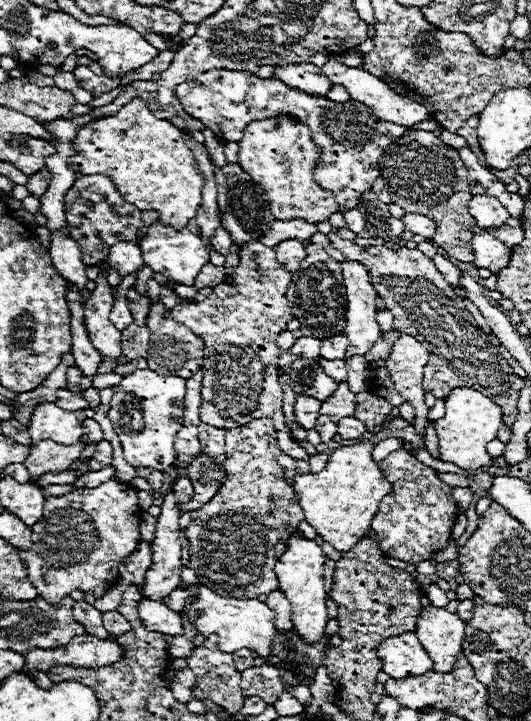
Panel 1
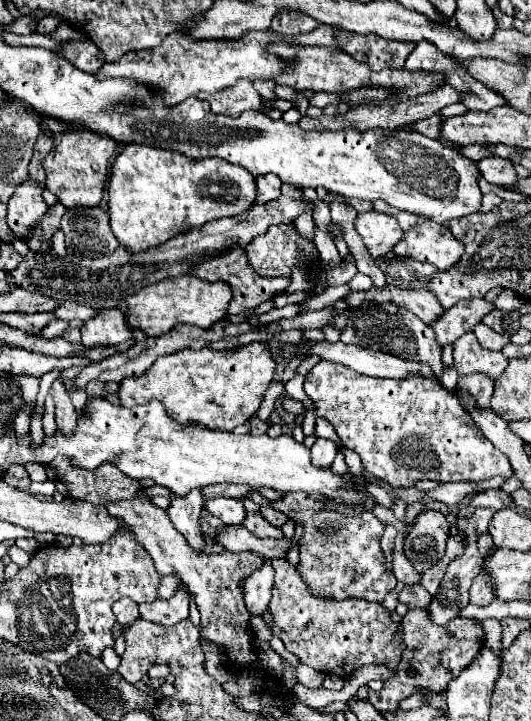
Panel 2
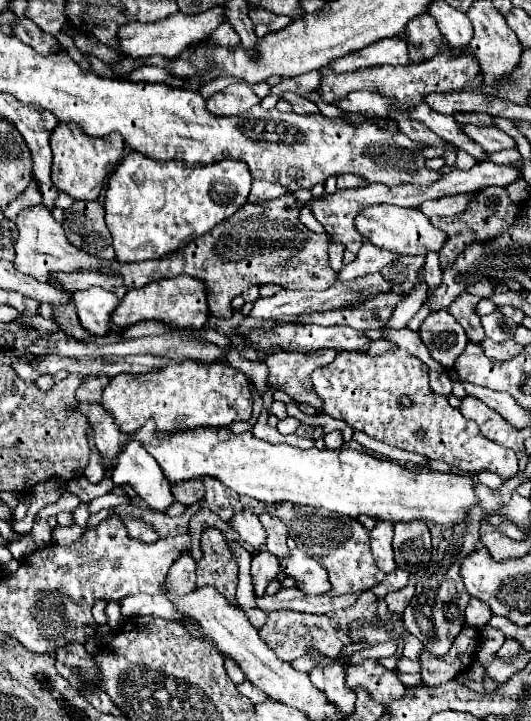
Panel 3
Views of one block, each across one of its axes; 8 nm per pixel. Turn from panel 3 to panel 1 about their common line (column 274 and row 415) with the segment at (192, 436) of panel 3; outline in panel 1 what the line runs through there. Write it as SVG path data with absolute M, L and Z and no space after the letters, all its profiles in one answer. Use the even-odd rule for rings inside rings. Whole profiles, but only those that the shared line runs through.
M454 388L446 398L444 418L434 422L438 436L438 450L442 462L452 462L464 470L478 470L486 467L507 467L503 456L493 458L486 450L486 444L496 438L502 424L502 410L488 396L474 388Z

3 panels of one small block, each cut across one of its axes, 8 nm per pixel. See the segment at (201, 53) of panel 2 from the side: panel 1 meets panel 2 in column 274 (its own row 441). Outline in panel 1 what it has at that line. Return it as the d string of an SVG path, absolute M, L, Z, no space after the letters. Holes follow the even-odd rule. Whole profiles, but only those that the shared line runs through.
M40 402L32 412L28 434L32 444L38 444L40 440L54 440L68 446L78 442L84 432L74 412L62 410L54 402Z

